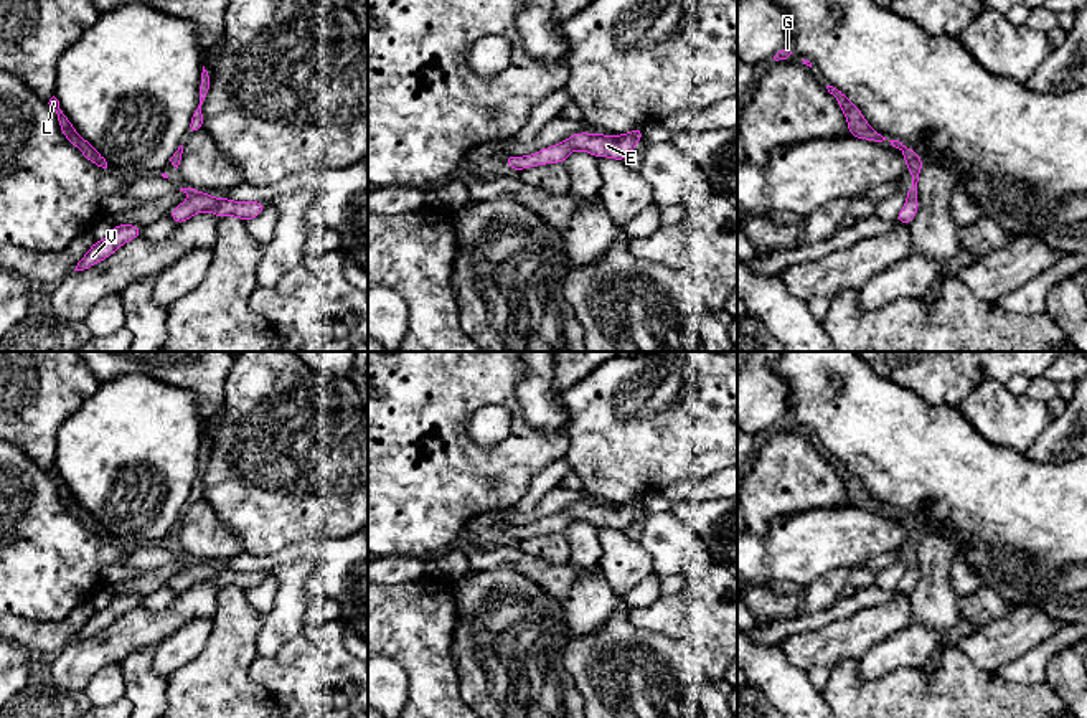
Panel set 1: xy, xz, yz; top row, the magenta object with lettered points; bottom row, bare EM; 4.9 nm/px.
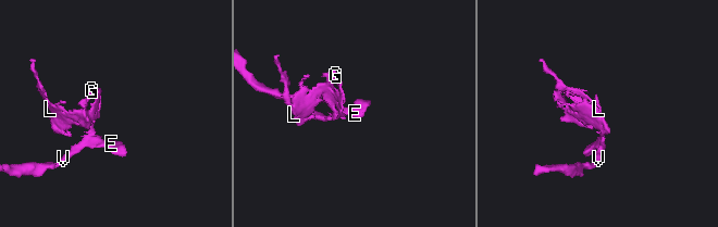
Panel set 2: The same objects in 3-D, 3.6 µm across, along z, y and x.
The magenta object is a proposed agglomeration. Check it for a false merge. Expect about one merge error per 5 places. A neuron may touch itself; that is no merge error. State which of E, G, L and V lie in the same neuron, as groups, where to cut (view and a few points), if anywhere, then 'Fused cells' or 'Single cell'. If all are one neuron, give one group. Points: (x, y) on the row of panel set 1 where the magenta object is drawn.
Groups: E G L V. No split. Single cell

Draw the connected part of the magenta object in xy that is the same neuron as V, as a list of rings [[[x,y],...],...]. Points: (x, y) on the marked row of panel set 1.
[[[120,223],[115,224],[107,238],[101,241],[94,241],[94,244],[82,256],[82,259],[78,262],[74,271],[84,271],[96,266],[97,262],[114,254],[122,244],[142,234],[144,234],[144,228],[139,228],[135,224],[120,224]]]

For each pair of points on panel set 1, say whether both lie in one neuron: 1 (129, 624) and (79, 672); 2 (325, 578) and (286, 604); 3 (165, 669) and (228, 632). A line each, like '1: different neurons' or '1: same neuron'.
1: same neuron
2: different neurons
3: different neurons

